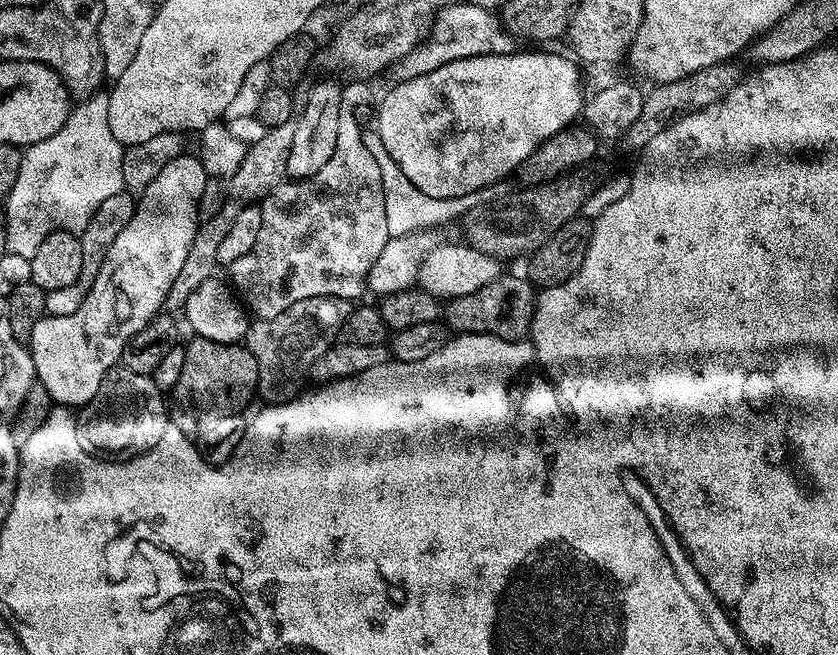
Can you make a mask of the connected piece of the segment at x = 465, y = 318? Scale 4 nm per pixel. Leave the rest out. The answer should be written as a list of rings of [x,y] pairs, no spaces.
[[[502,274],[494,282],[482,286],[482,290],[474,290],[474,294],[462,294],[447,301],[442,312],[447,327],[456,334],[483,332],[497,340],[525,339],[532,326],[538,292],[531,280],[520,276]]]

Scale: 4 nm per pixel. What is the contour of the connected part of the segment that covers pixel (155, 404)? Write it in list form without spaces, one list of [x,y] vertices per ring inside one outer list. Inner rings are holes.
[[[123,366],[111,368],[102,378],[98,394],[94,394],[94,398],[90,398],[90,402],[83,404],[75,413],[78,446],[82,446],[86,454],[117,462],[130,460],[143,452],[149,452],[158,442],[158,438],[162,438],[162,434],[166,434],[166,430],[170,427],[168,412],[164,409],[164,400],[166,400],[165,393],[161,392],[151,376],[134,374],[134,370],[126,370]]]

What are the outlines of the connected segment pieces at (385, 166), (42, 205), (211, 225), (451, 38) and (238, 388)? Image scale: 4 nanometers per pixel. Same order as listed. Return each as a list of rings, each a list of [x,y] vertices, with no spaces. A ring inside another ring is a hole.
[[[365,131],[364,141],[366,142],[366,150],[370,150],[374,162],[378,162],[378,170],[382,172],[382,186],[386,198],[386,226],[389,237],[405,236],[411,232],[428,230],[431,229],[431,224],[440,224],[443,220],[450,220],[454,216],[462,215],[461,217],[463,217],[465,214],[471,214],[477,208],[483,208],[484,205],[492,203],[493,200],[507,196],[510,191],[509,185],[501,182],[486,186],[477,192],[462,194],[458,198],[450,198],[449,200],[430,198],[426,194],[422,194],[422,190],[418,190],[418,186],[414,186],[414,182],[410,182],[410,178],[406,178],[406,174],[402,174],[398,162],[394,162],[394,158],[390,158],[386,146],[382,146],[379,131]]]
[[[97,90],[91,96],[85,96],[72,109],[73,114],[78,116],[78,128],[82,126],[82,120],[86,122],[88,130],[92,130],[92,138],[88,138],[84,144],[78,144],[78,152],[56,152],[56,134],[50,134],[50,138],[42,138],[42,142],[27,145],[23,149],[20,158],[20,169],[18,170],[18,182],[10,190],[6,197],[8,204],[4,208],[4,220],[2,231],[6,234],[5,251],[12,254],[20,254],[22,258],[31,260],[36,250],[46,240],[50,233],[84,231],[86,222],[114,194],[125,191],[124,179],[122,178],[122,158],[124,157],[125,145],[119,144],[110,134],[110,102],[108,92]]]
[[[295,123],[277,128],[269,128],[266,134],[262,134],[259,142],[247,145],[242,166],[230,177],[230,196],[225,199],[222,210],[214,214],[214,218],[201,221],[196,229],[194,240],[190,244],[190,251],[186,254],[185,264],[178,270],[177,277],[174,278],[173,285],[170,286],[170,293],[164,299],[163,311],[168,314],[178,314],[184,309],[190,294],[198,289],[202,282],[211,279],[217,271],[217,256],[219,243],[223,236],[230,230],[234,218],[238,218],[242,206],[252,206],[263,201],[269,196],[279,184],[285,179],[288,171],[288,155],[290,145],[294,142]],[[232,184],[232,188],[231,188]],[[232,196],[236,200],[232,200]]]
[[[453,2],[436,16],[428,39],[423,40],[410,54],[406,54],[392,65],[390,75],[393,81],[418,78],[422,74],[430,74],[430,70],[438,70],[438,66],[446,66],[450,62],[458,62],[466,58],[479,56],[508,56],[517,51],[517,37],[509,31],[508,25],[495,11],[483,9],[471,2]]]
[[[193,335],[192,341],[184,344],[186,362],[182,362],[182,375],[178,378],[174,389],[174,397],[184,408],[193,408],[199,414],[214,416],[234,416],[243,413],[244,407],[251,402],[252,396],[257,395],[256,383],[258,378],[258,362],[254,362],[254,354],[243,343],[230,343],[211,341],[210,338]]]

